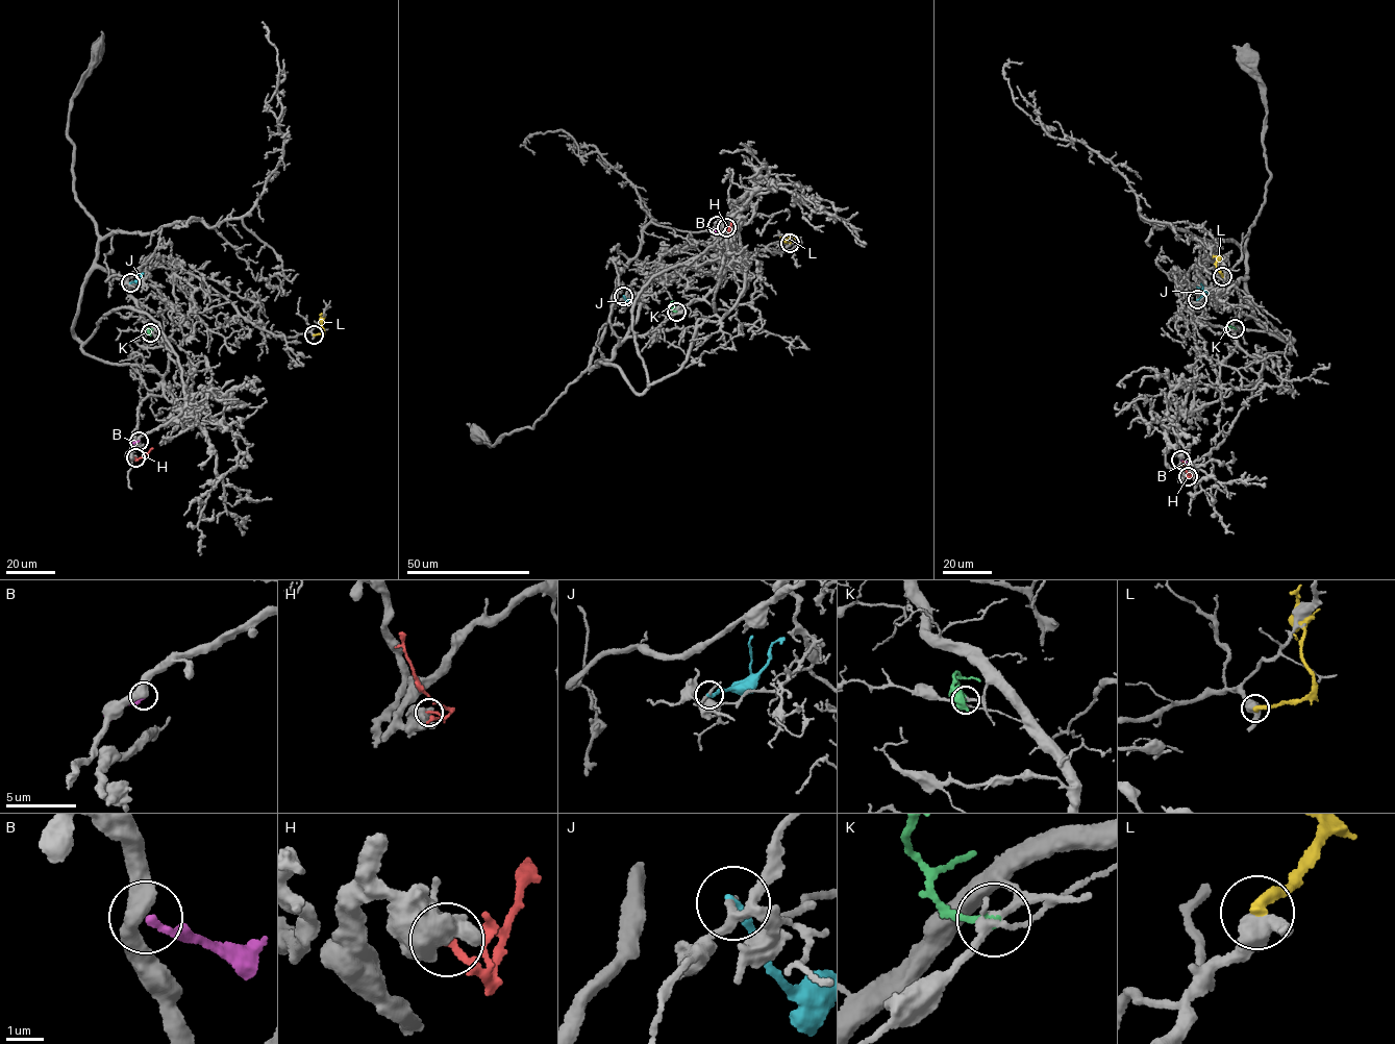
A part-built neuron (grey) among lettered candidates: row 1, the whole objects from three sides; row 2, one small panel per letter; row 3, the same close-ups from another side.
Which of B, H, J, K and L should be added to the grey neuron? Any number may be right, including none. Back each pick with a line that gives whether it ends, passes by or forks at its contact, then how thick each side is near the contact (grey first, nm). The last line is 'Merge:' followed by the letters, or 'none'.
K: it ends; calibres 200 and 170 nm
Merge: K

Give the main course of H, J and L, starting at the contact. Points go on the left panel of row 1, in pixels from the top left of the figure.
H: (135, 457), (153, 448)
J: (130, 283), (143, 273)
L: (314, 334), (323, 331), (320, 315)

